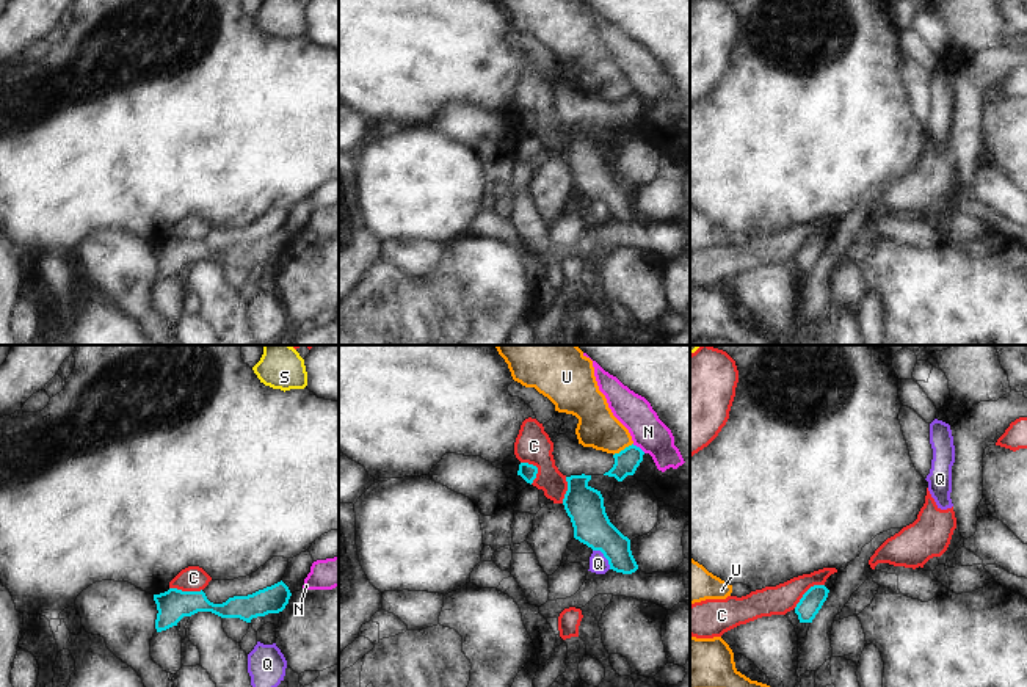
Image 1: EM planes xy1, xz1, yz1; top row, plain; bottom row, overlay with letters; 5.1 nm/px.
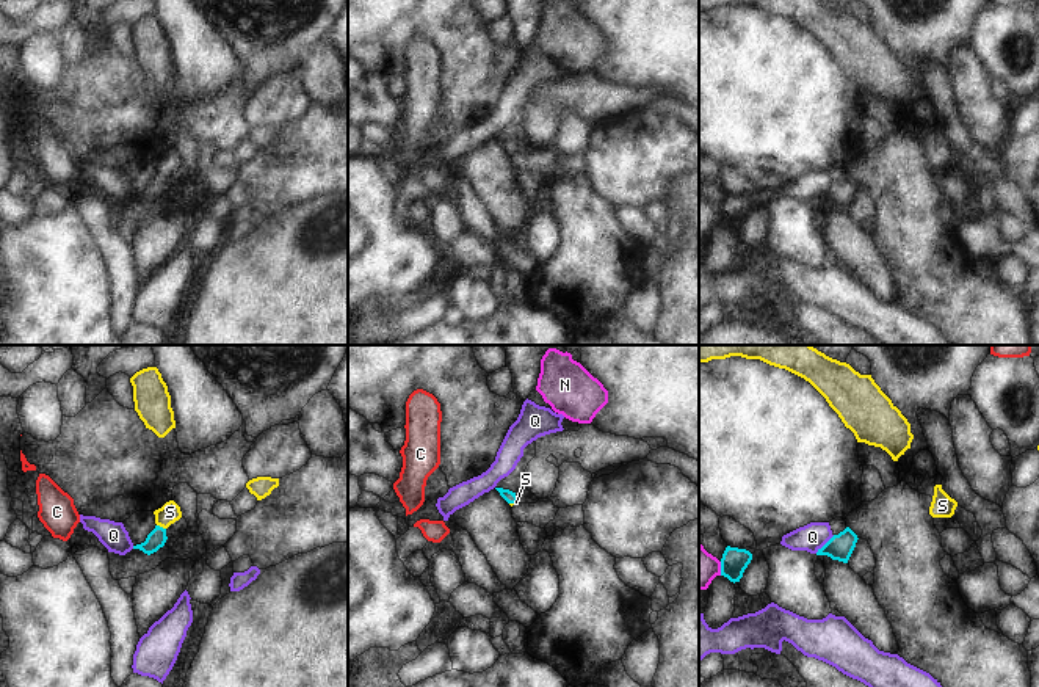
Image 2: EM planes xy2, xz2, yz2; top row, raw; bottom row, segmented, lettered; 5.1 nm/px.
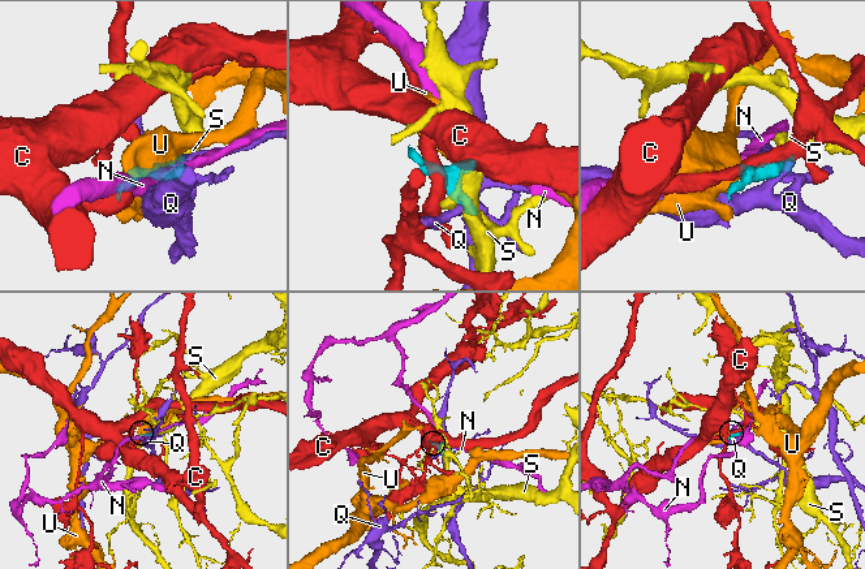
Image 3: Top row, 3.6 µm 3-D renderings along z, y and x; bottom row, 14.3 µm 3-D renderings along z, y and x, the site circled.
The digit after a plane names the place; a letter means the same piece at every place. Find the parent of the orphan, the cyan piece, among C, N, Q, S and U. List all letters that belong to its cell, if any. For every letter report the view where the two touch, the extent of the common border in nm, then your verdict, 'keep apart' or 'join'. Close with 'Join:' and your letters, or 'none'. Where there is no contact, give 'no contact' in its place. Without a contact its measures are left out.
C: contact in yz1; length 200 nm; keep apart
N: contact in xz1; length 80 nm; keep apart
Q: contact in xz1; length 140 nm; keep apart
S: contact in xy2; length 50 nm; join
U: contact in xz1; length 120 nm; keep apart
Join: S

